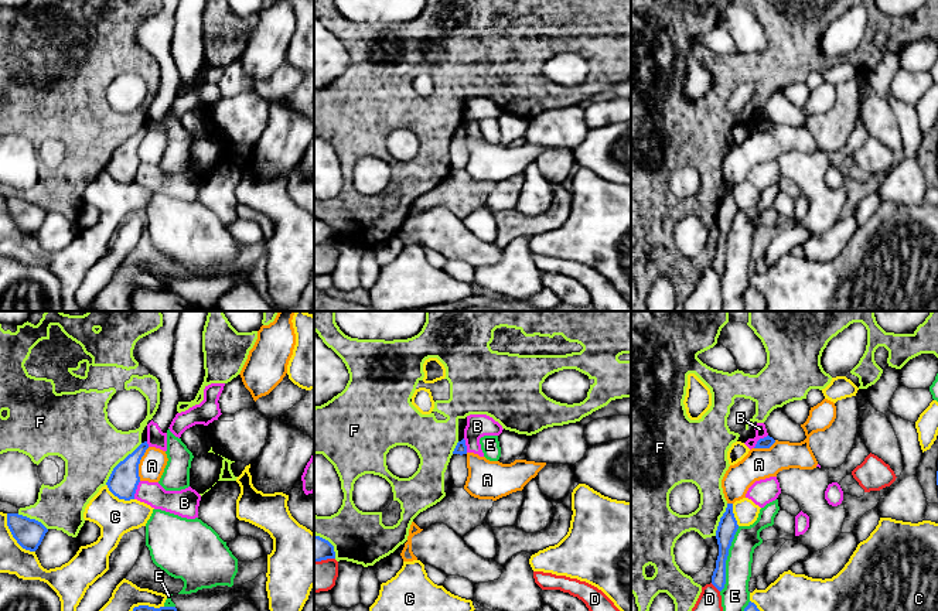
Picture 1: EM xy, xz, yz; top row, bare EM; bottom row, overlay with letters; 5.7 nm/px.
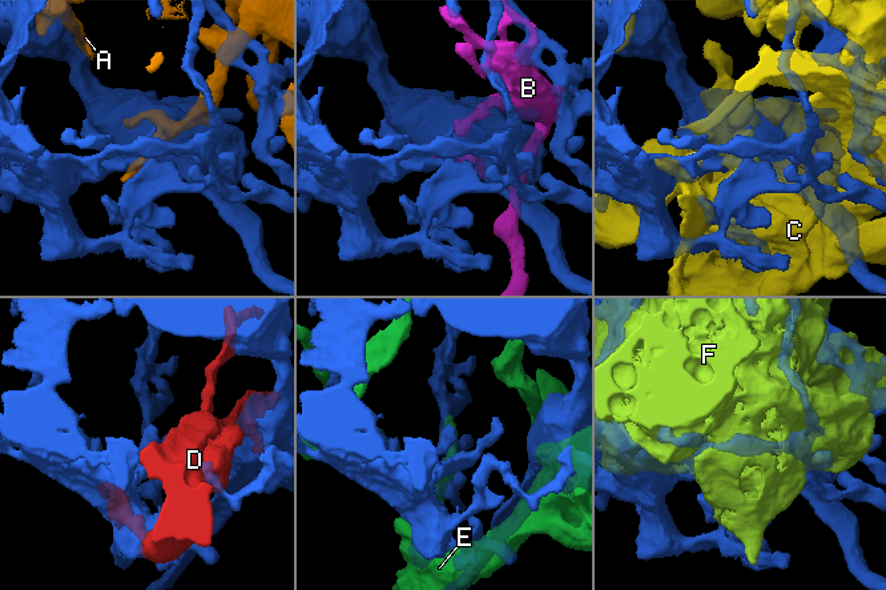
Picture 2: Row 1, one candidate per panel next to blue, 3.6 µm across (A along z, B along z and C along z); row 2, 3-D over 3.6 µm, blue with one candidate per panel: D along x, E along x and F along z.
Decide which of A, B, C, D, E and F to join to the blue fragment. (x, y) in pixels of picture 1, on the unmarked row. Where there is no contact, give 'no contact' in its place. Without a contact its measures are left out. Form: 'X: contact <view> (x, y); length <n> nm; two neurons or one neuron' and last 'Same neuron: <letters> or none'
A: contact xy (139, 146); length 200 nm; two neurons
B: contact xy (136, 171); length 110 nm; two neurons
C: contact xy (119, 181); length 180 nm; two neurons
D: contact yz (715, 269); length 80 nm; two neurons
E: contact yz (726, 242); length 400 nm; two neurons
F: contact xy (119, 146); length 320 nm; two neurons
Same neuron: none

